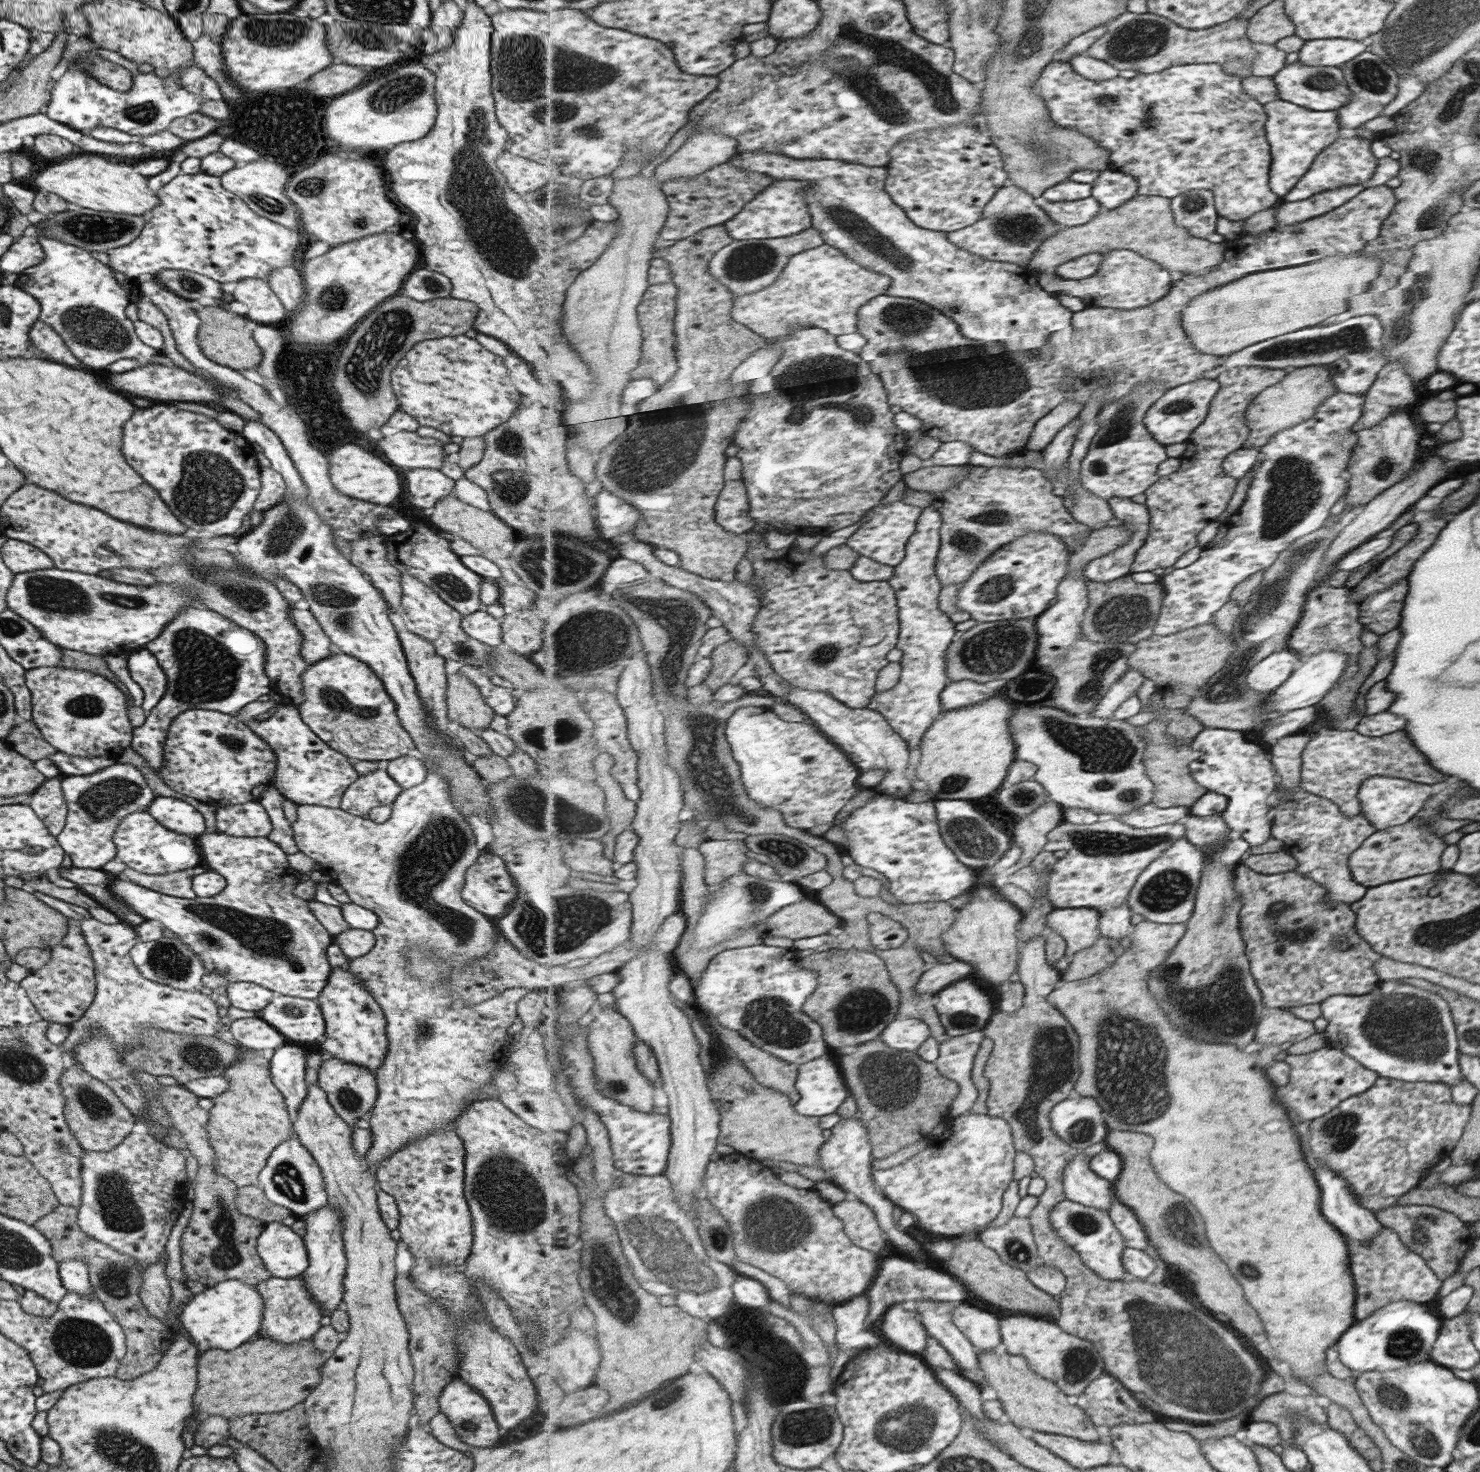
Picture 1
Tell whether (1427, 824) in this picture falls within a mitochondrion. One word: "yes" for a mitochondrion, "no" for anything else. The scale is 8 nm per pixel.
no

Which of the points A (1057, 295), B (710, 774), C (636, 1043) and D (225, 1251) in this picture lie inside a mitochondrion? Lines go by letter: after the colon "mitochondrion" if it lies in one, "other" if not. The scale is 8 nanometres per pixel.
A: other
B: mitochondrion
C: other
D: mitochondrion

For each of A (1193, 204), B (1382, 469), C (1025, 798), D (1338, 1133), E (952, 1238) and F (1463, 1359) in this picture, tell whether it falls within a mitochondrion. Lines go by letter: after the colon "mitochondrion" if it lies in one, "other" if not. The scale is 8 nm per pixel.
A: mitochondrion
B: mitochondrion
C: mitochondrion
D: mitochondrion
E: other
F: other

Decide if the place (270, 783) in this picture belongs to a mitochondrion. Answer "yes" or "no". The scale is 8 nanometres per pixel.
no

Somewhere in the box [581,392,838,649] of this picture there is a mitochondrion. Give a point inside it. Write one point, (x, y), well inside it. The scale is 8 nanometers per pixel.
(672, 450)

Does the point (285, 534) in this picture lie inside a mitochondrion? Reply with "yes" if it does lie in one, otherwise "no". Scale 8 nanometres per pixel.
yes

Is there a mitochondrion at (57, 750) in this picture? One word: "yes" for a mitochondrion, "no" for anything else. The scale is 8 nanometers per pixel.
no

